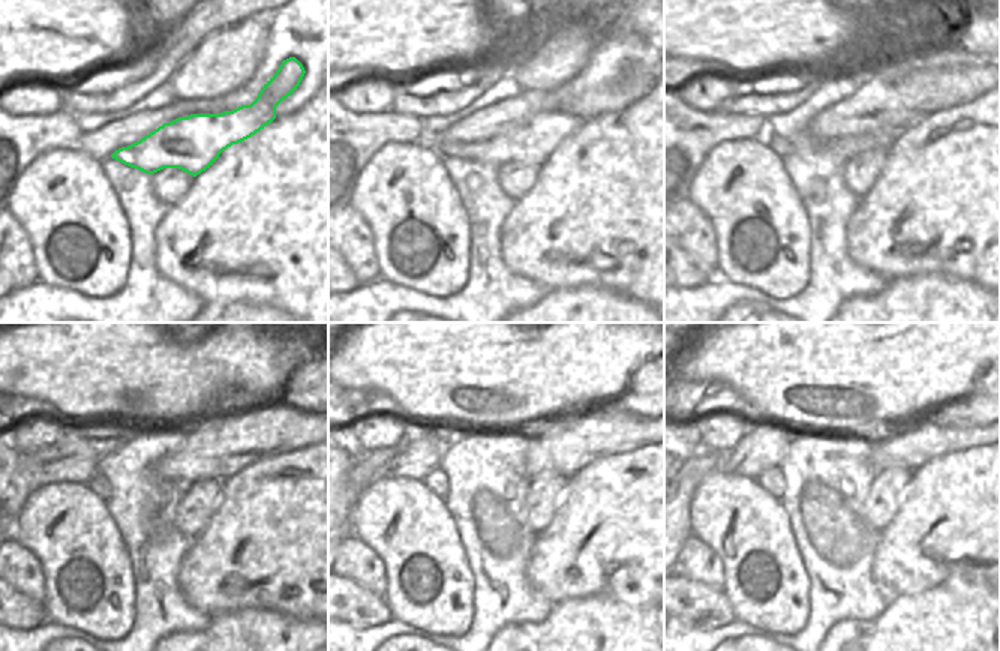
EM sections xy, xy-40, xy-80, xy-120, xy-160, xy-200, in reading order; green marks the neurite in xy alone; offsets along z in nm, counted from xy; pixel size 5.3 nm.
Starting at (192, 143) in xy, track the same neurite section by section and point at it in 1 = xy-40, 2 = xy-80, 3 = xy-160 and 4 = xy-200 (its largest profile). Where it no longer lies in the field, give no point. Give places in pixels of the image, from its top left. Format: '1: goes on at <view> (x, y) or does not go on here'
1: goes on at xy-40 (532, 141)
2: goes on at xy-80 (850, 147)
3: goes on at xy-160 (435, 480)
4: goes on at xy-200 (772, 480)

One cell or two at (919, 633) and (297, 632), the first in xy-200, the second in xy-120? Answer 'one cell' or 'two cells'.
one cell

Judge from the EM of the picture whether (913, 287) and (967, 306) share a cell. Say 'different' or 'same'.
same

